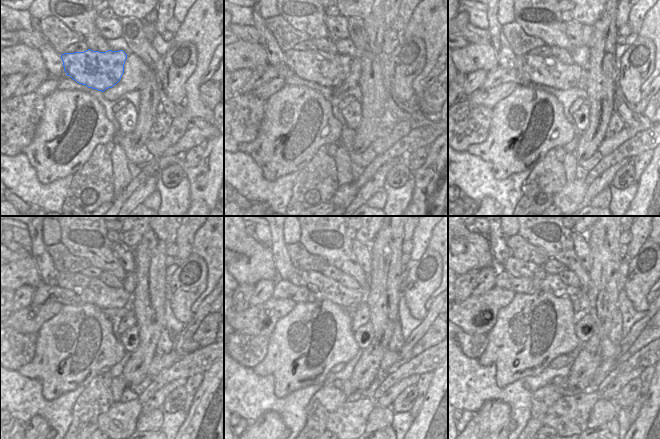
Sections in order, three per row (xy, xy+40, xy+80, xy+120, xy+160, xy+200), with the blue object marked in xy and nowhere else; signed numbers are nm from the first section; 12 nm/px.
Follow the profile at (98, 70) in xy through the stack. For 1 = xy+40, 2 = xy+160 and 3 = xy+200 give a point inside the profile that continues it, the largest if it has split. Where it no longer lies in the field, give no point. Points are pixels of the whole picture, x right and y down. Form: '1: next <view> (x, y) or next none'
1: next xy+40 (325, 69)
2: next xy+160 (292, 267)
3: next xy+200 (516, 267)

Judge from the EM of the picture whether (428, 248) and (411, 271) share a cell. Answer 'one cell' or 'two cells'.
one cell

